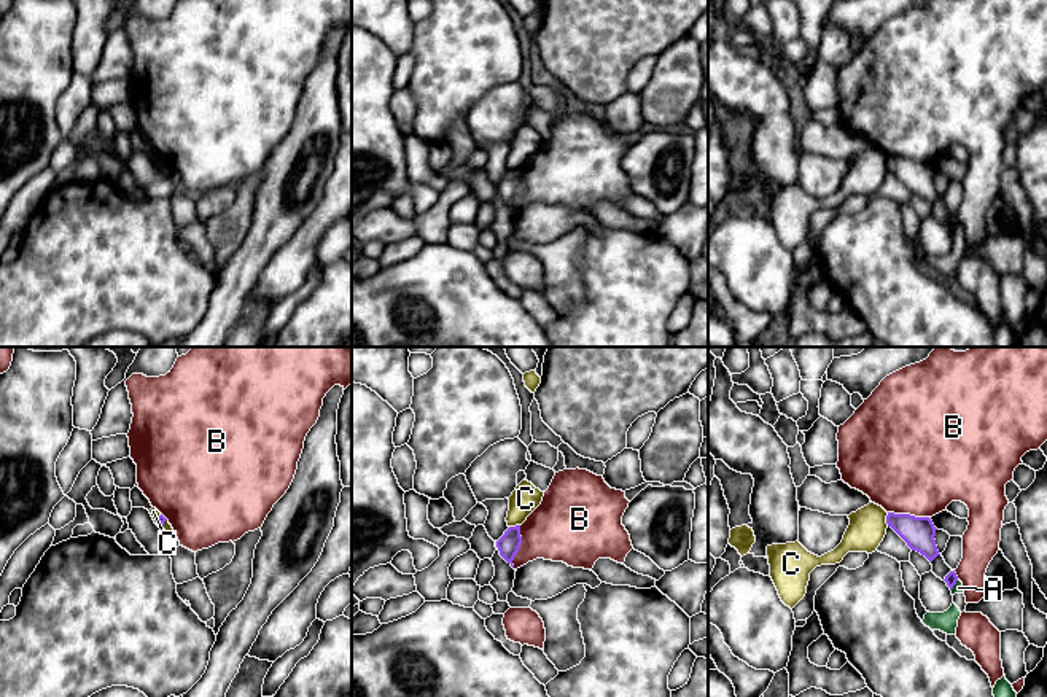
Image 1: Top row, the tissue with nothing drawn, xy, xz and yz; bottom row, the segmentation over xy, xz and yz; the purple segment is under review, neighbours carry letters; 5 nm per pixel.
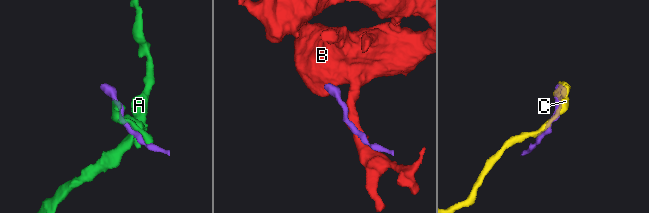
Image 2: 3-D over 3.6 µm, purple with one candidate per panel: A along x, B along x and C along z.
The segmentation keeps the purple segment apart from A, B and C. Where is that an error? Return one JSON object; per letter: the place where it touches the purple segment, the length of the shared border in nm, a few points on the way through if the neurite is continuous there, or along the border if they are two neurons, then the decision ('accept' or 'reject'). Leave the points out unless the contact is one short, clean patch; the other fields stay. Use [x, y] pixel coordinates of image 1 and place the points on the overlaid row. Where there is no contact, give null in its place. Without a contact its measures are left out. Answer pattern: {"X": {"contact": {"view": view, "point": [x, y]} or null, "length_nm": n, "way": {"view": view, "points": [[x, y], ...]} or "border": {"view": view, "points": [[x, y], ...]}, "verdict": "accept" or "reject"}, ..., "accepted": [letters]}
{"A": {"contact": {"view": "yz", "point": [955, 583]}, "length_nm": 70, "verdict": "reject"}, "B": {"contact": {"view": "xz", "point": [519, 546]}, "length_nm": 220, "verdict": "reject"}, "C": {"contact": {"view": "yz", "point": [887, 519]}, "length_nm": 70, "border": {"view": "yz", "points": [[888, 513], [887, 525]]}, "verdict": "reject"}, "accepted": []}

